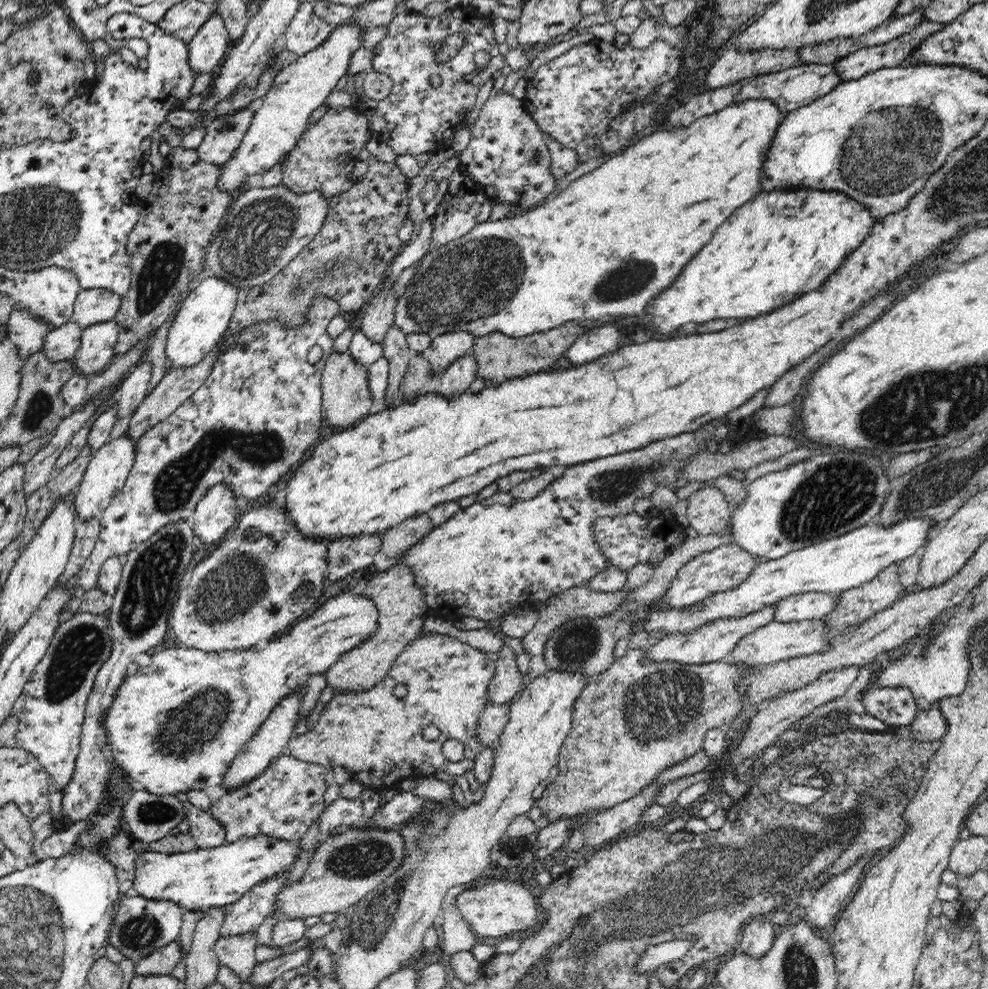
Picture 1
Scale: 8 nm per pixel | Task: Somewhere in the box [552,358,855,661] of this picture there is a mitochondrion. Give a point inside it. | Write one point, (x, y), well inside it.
(612, 486)

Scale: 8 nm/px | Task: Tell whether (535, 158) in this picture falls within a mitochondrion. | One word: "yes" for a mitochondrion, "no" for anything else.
yes

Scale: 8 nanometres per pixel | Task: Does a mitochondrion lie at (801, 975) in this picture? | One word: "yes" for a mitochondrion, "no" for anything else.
yes

